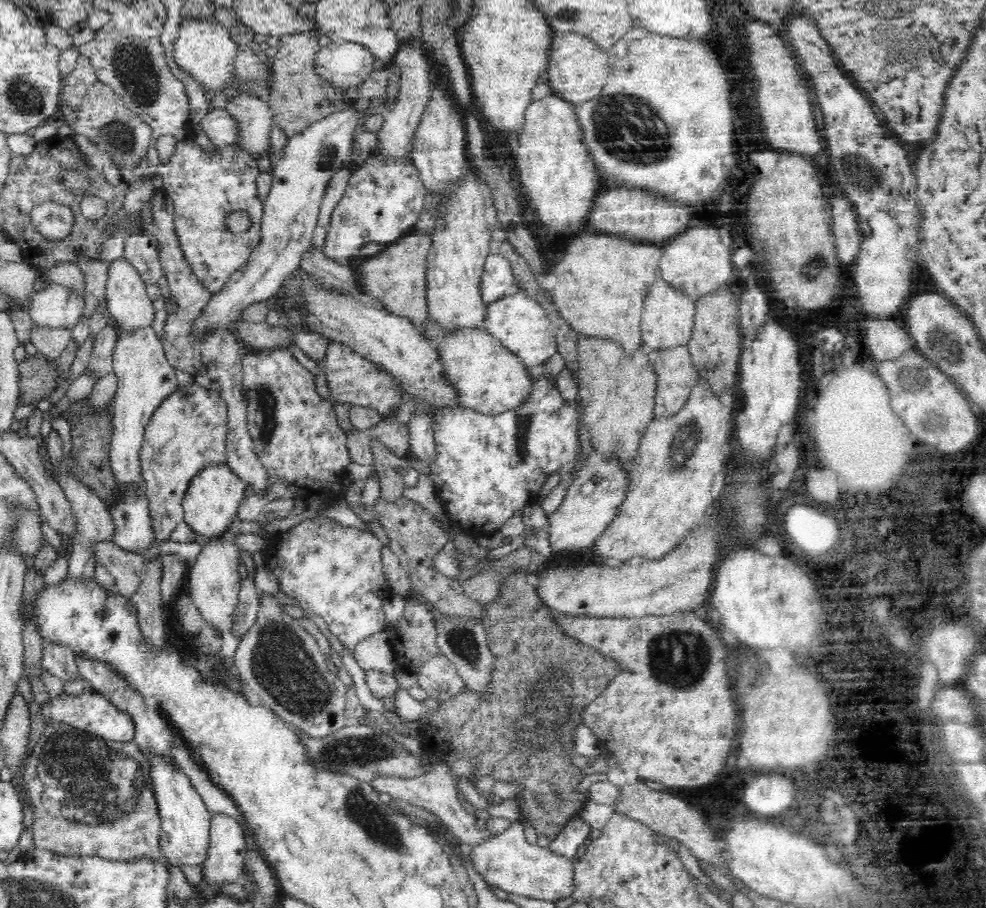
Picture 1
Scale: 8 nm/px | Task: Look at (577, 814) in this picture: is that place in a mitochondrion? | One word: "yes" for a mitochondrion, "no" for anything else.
no

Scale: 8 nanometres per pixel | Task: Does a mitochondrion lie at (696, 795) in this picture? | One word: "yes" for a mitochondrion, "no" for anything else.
no

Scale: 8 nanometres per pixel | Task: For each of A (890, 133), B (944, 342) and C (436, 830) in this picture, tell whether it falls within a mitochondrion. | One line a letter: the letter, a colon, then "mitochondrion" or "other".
A: other
B: mitochondrion
C: other

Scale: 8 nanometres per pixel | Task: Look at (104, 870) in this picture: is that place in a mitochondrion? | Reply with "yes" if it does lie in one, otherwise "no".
no

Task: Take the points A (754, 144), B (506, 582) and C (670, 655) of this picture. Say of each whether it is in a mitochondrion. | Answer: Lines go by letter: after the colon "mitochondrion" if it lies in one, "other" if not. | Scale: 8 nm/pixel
A: other
B: other
C: mitochondrion

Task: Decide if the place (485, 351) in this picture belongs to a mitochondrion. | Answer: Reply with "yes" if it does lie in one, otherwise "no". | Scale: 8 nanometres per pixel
no

